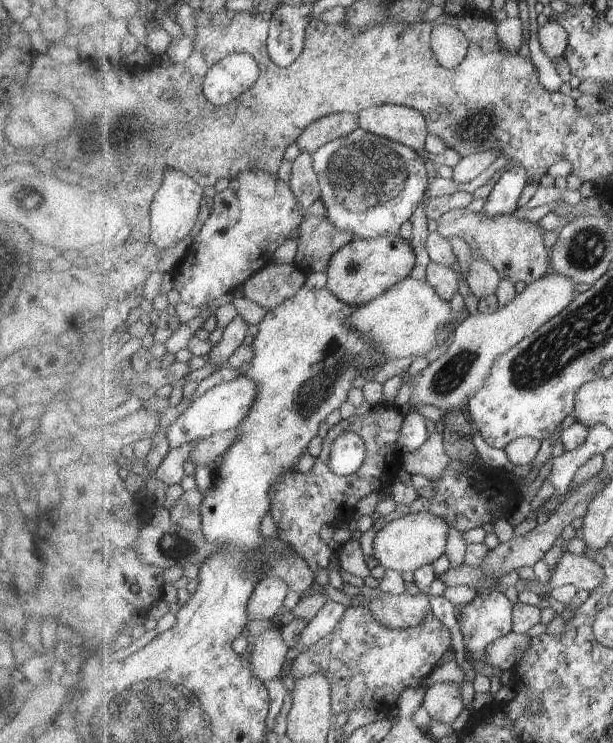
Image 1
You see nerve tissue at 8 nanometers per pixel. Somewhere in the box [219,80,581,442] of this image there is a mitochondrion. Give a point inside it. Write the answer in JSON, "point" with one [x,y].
{"point":[364,172]}

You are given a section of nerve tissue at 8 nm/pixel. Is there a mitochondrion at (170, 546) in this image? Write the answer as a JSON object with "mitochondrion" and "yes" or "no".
{"mitochondrion":"yes"}

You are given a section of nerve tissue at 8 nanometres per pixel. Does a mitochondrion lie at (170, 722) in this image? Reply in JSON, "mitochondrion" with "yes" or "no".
{"mitochondrion":"yes"}

